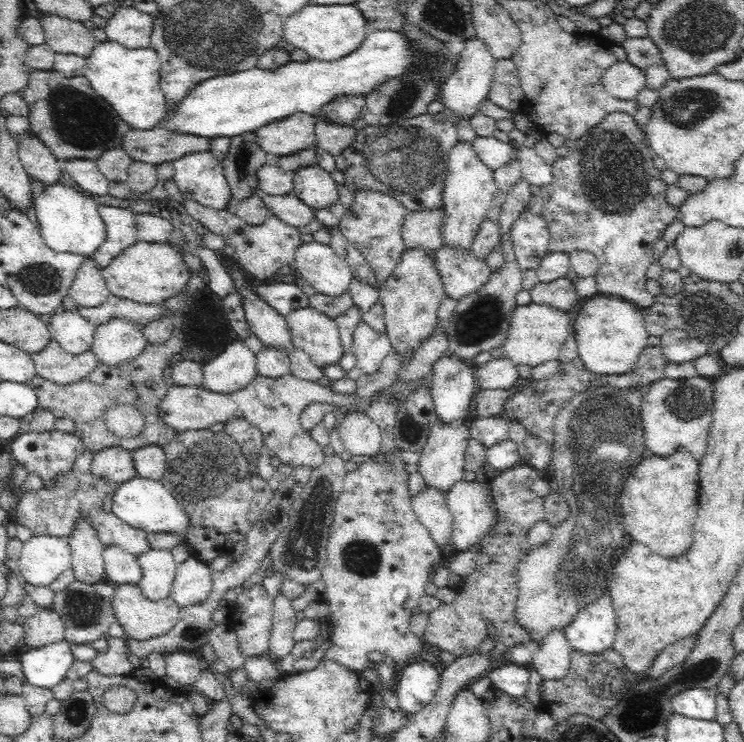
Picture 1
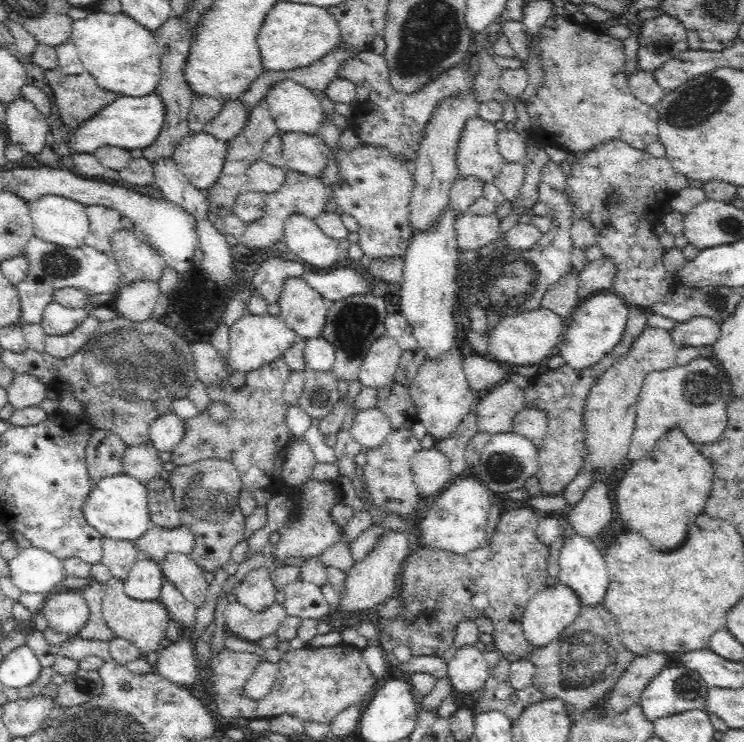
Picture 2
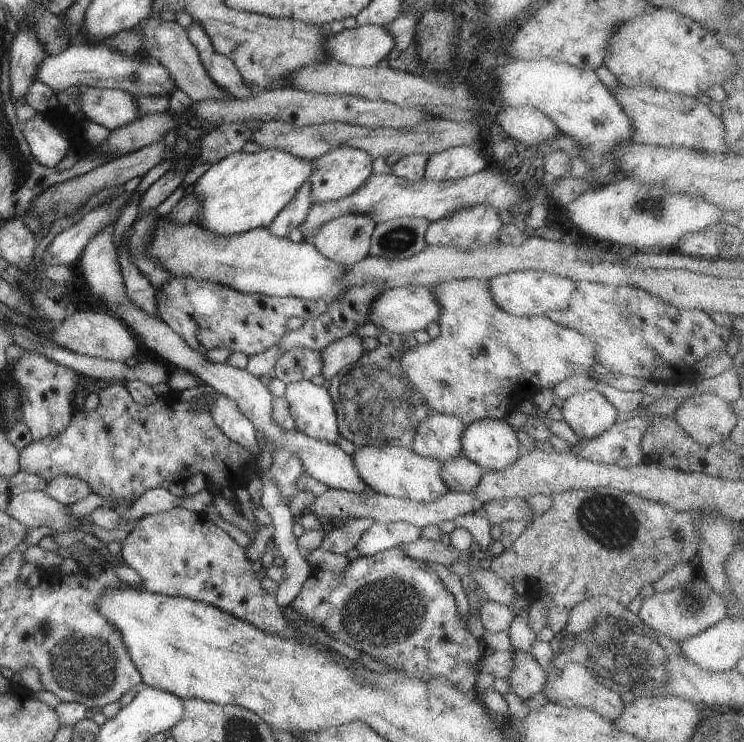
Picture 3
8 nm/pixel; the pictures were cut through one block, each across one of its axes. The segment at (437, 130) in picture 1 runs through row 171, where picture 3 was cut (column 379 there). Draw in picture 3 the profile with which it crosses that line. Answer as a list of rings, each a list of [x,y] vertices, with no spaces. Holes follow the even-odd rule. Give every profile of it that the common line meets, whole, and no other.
[[[390,345],[364,351],[354,364],[348,364],[332,378],[329,392],[334,400],[340,434],[358,446],[405,445],[410,446],[422,420],[436,411],[424,404],[424,396],[407,383],[407,376],[400,366],[401,351]]]

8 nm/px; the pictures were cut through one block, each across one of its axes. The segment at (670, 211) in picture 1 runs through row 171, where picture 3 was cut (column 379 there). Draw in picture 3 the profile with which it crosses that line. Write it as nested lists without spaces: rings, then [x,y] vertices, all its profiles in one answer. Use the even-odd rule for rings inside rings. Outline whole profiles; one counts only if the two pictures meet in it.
[[[401,545],[351,560],[350,566],[342,572],[312,567],[312,574],[304,581],[301,591],[289,606],[314,627],[332,634],[332,638],[338,642],[344,642],[394,670],[402,670],[424,680],[446,676],[464,692],[475,690],[476,677],[479,676],[476,664],[487,652],[486,648],[462,624],[455,596],[444,586],[436,571],[424,561],[406,556]]]

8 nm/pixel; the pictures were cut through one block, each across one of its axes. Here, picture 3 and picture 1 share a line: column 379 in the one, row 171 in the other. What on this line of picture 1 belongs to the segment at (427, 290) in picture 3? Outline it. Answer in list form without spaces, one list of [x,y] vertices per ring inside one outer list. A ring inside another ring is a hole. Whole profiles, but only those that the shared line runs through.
[[[318,165],[298,168],[294,172],[292,194],[314,212],[339,202],[336,181]]]

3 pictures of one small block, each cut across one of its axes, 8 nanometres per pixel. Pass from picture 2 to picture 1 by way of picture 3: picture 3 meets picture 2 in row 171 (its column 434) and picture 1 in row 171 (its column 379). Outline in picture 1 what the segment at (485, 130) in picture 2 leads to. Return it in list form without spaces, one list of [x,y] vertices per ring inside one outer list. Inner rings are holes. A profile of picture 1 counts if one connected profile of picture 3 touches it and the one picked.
[[[457,141],[451,148],[448,163],[445,167],[445,185],[442,192],[443,223],[440,232],[443,246],[454,250],[471,250],[472,242],[478,234],[480,224],[486,219],[486,214],[494,204],[497,187],[493,170],[488,168],[472,150],[471,142]]]

